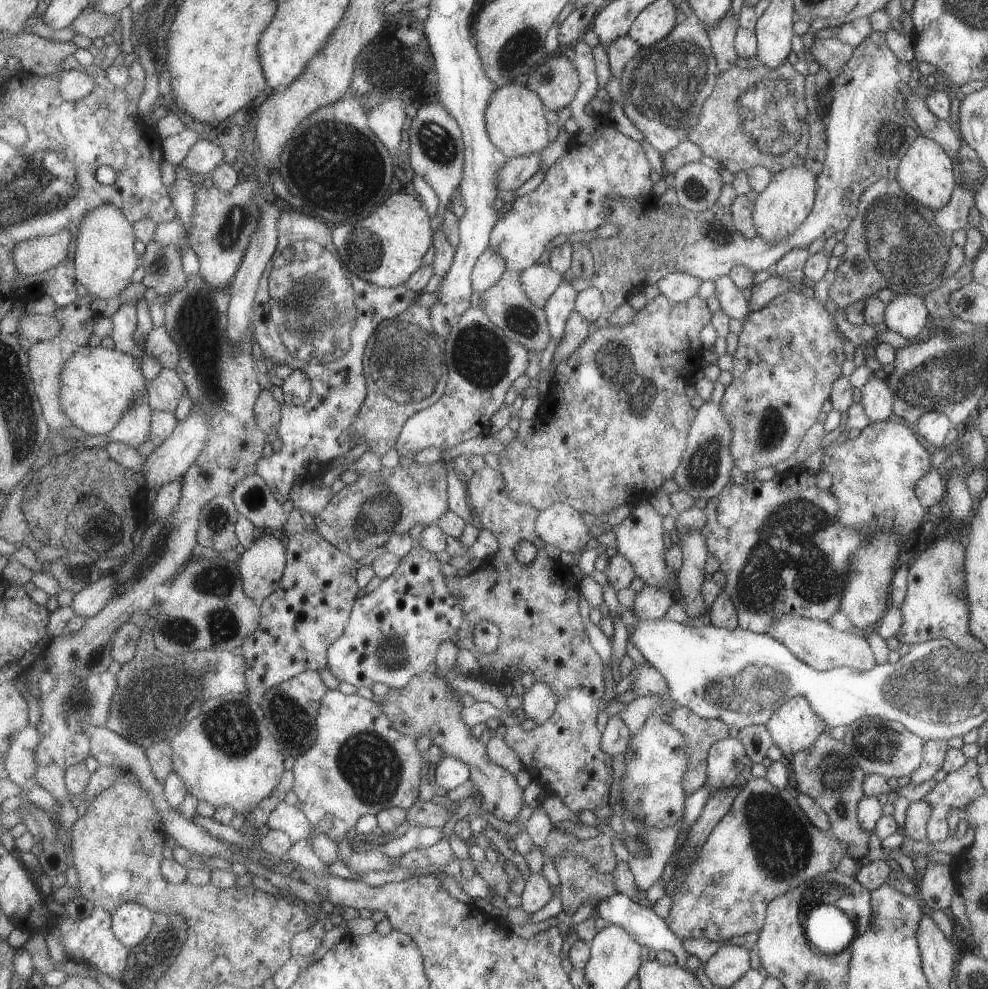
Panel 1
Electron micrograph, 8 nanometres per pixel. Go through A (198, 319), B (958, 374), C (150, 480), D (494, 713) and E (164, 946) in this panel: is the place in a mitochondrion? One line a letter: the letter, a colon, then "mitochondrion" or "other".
A: mitochondrion
B: mitochondrion
C: other
D: other
E: mitochondrion

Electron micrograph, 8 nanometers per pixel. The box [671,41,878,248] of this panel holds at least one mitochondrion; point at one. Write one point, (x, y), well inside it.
(765, 108)

